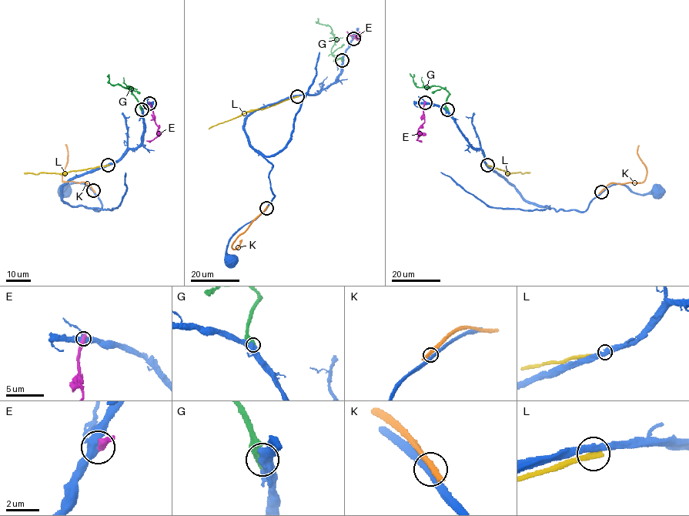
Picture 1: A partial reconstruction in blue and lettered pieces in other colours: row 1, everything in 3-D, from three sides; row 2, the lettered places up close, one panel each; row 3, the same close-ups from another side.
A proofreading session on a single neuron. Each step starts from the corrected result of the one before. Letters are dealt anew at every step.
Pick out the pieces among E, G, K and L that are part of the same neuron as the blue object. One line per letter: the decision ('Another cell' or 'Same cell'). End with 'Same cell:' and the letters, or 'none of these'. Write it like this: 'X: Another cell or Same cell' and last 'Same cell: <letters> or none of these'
E: Another cell
G: Same cell
K: Another cell
L: Another cell
Same cell: G

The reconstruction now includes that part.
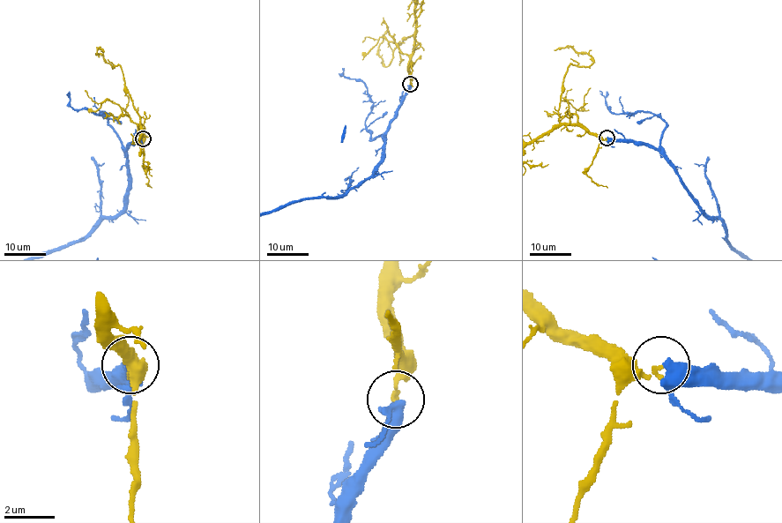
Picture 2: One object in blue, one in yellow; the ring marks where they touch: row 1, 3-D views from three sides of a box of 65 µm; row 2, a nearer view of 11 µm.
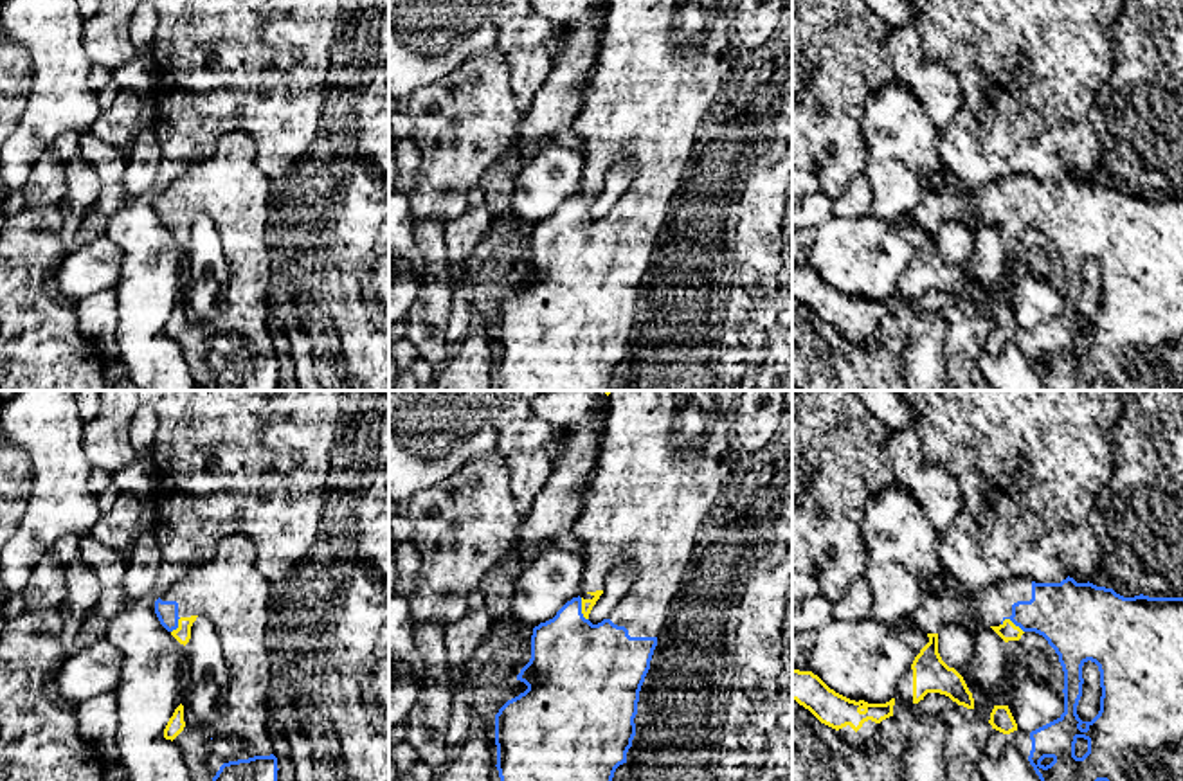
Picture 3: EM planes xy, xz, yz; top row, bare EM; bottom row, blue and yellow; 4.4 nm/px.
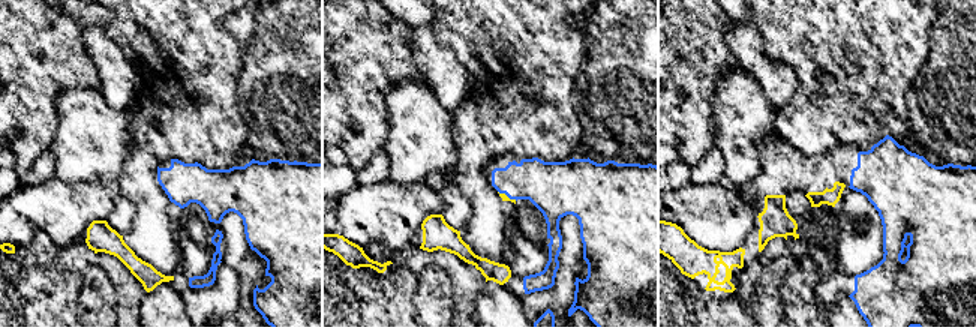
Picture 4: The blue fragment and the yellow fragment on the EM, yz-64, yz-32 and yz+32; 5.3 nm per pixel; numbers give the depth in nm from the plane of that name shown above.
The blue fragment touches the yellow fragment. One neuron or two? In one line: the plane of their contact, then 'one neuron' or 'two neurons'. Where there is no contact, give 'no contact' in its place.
yz | one neuron

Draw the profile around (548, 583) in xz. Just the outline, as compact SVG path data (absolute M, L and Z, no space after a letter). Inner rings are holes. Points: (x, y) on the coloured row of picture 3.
M546 549L517 579L511 601L515 621L535 628L553 619L567 601L580 596L582 579L583 560L576 552Z

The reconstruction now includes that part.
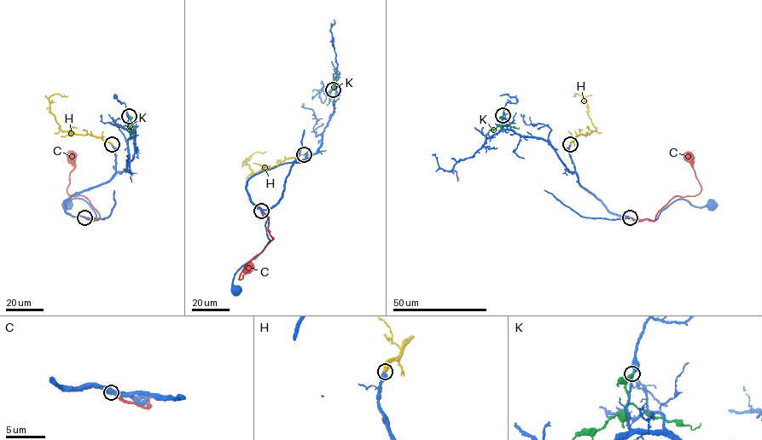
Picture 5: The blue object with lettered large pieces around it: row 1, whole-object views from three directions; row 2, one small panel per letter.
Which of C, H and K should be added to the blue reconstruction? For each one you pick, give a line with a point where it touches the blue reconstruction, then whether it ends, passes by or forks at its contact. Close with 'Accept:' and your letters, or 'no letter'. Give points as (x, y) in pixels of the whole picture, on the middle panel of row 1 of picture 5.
H: meets blue at (304, 154); it ends there
Accept: H

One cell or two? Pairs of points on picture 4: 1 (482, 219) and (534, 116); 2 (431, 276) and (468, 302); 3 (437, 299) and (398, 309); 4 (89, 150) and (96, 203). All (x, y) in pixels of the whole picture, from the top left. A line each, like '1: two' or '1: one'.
1: one
2: two
3: two
4: two

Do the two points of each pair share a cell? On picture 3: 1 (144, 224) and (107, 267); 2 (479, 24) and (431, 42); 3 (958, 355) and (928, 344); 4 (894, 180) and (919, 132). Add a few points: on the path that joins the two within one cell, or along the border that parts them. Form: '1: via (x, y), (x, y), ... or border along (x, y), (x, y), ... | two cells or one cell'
1: border along (105, 234), (123, 252), (123, 269), (116, 288) | two cells
2: via (467, 24), (449, 24), (443, 29) | one cell
3: border along (930, 310), (937, 310), (944, 321), (948, 371) | two cells
4: via (894, 168), (888, 157), (906, 144) | one cell

